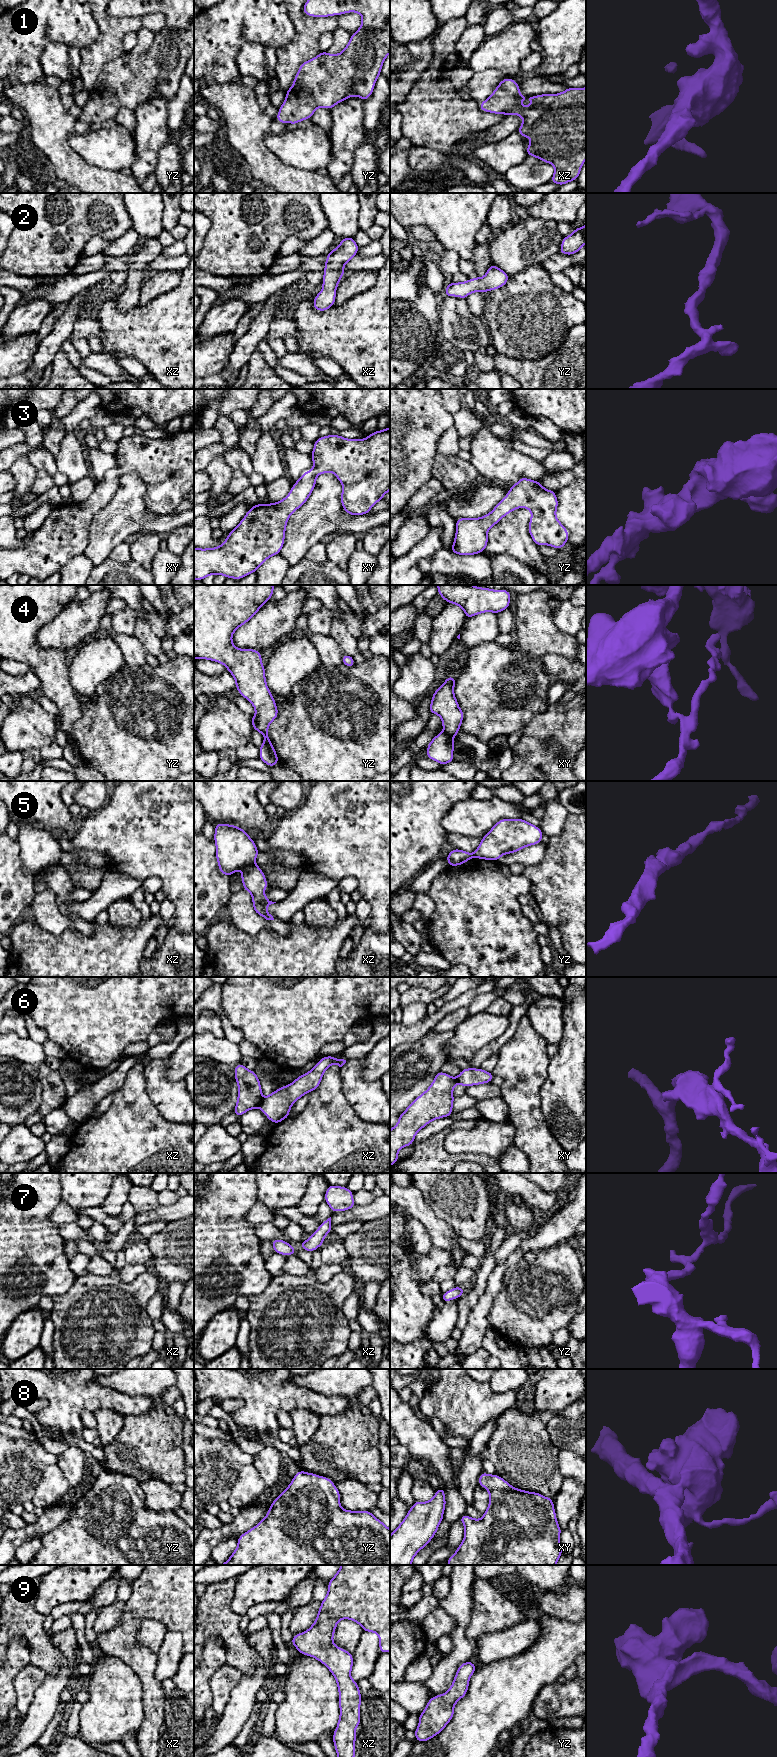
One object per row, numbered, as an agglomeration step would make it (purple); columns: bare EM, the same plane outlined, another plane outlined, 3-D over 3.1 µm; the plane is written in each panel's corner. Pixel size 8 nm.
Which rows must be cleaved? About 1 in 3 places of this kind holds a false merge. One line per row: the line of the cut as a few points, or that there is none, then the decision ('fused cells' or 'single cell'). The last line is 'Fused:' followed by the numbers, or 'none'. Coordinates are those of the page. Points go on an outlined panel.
1: no cut | single cell
2: no cut | single cell
3: no cut | single cell
4: xy (444, 731), (451, 739) | fused cells
5: xz (252, 863), (243, 868) | fused cells
6: xz (262, 1098), (258, 1107) | fused cells
7: no cut | single cell
8: no cut | single cell
9: no cut | single cell
Fused: 4, 5, 6

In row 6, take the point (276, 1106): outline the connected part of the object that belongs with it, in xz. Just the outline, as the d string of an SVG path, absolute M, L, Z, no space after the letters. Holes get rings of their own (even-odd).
M334 1056L323 1057L312 1070L300 1075L291 1084L280 1087L262 1098L259 1108L270 1121L278 1124L289 1117L290 1108L298 1099L319 1087L323 1074L329 1066L336 1064L342 1067L345 1063L346 1060L336 1059Z

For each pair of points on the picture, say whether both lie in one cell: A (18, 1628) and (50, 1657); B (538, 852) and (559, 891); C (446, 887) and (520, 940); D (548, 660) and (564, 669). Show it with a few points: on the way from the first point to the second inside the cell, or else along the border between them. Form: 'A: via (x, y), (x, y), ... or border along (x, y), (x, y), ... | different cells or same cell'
A: via (26, 1633), (42, 1649) | same cell
B: border along (545, 846), (543, 855), (535, 863), (526, 865) | different cells
C: via (464, 903), (502, 940) | same cell
D: via (552, 663), (560, 669) | same cell

